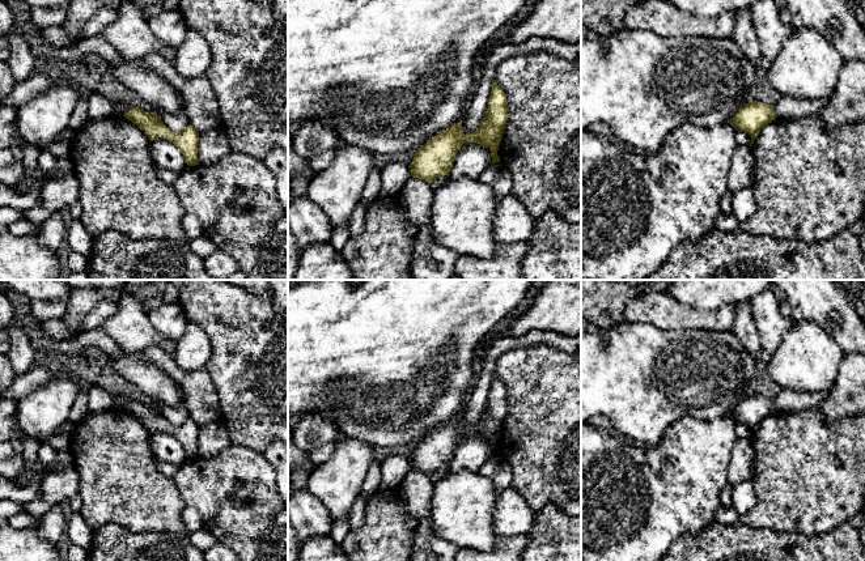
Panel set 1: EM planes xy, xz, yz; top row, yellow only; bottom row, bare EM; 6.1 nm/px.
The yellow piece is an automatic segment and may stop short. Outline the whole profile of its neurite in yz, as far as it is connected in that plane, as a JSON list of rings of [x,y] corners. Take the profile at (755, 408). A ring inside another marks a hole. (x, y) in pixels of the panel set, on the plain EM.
[[[749,394],[749,396],[745,400],[739,401],[729,415],[735,424],[741,422],[750,428],[751,439],[760,422],[775,412],[776,407],[771,398]]]

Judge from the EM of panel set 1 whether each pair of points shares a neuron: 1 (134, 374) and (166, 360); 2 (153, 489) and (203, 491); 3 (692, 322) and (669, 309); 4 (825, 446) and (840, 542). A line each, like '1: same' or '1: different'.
1: different
2: different
3: same
4: different

